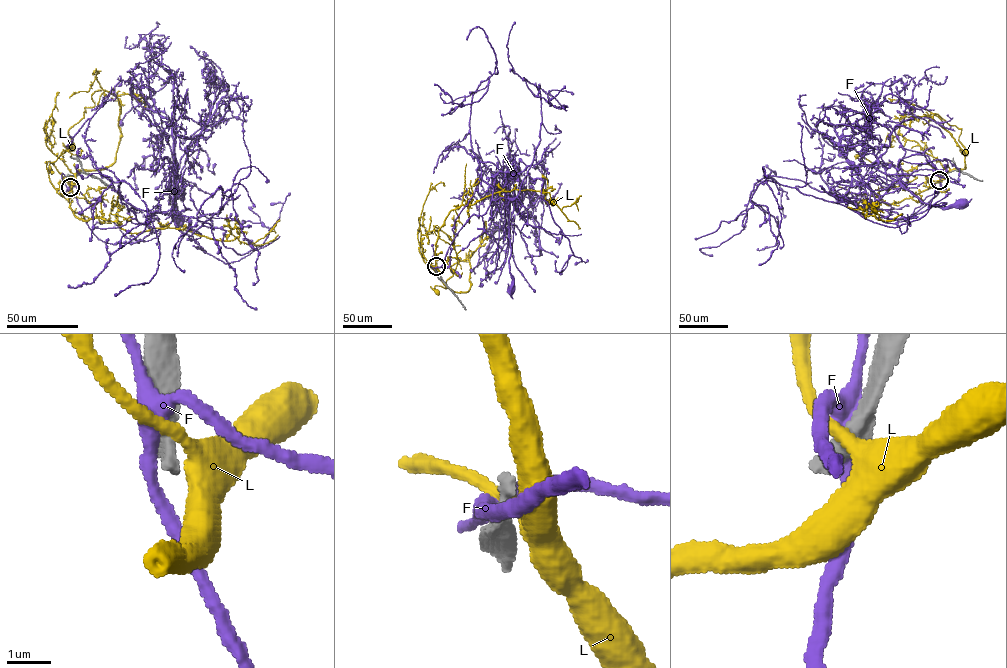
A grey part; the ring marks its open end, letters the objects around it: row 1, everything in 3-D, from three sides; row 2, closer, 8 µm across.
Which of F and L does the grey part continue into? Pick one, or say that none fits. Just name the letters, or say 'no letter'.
no letter

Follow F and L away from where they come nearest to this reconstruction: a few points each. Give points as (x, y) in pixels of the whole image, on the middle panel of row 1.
F: (436, 267), (442, 264), (466, 221), (473, 215), (483, 215), (492, 200), (504, 197), (509, 213), (511, 289)
L: (436, 267), (447, 287), (466, 292), (470, 264), (464, 260), (453, 264), (446, 287), (435, 286), (436, 292)

